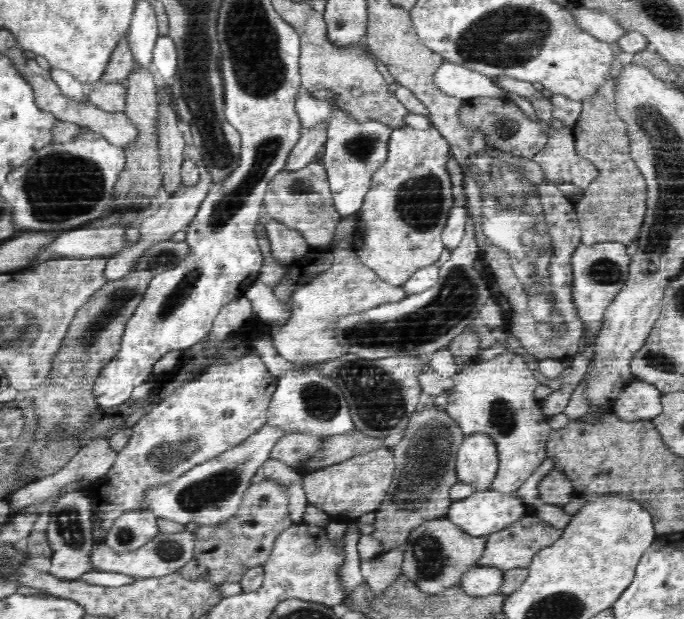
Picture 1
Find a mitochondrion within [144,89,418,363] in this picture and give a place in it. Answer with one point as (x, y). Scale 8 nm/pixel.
(224, 210)

